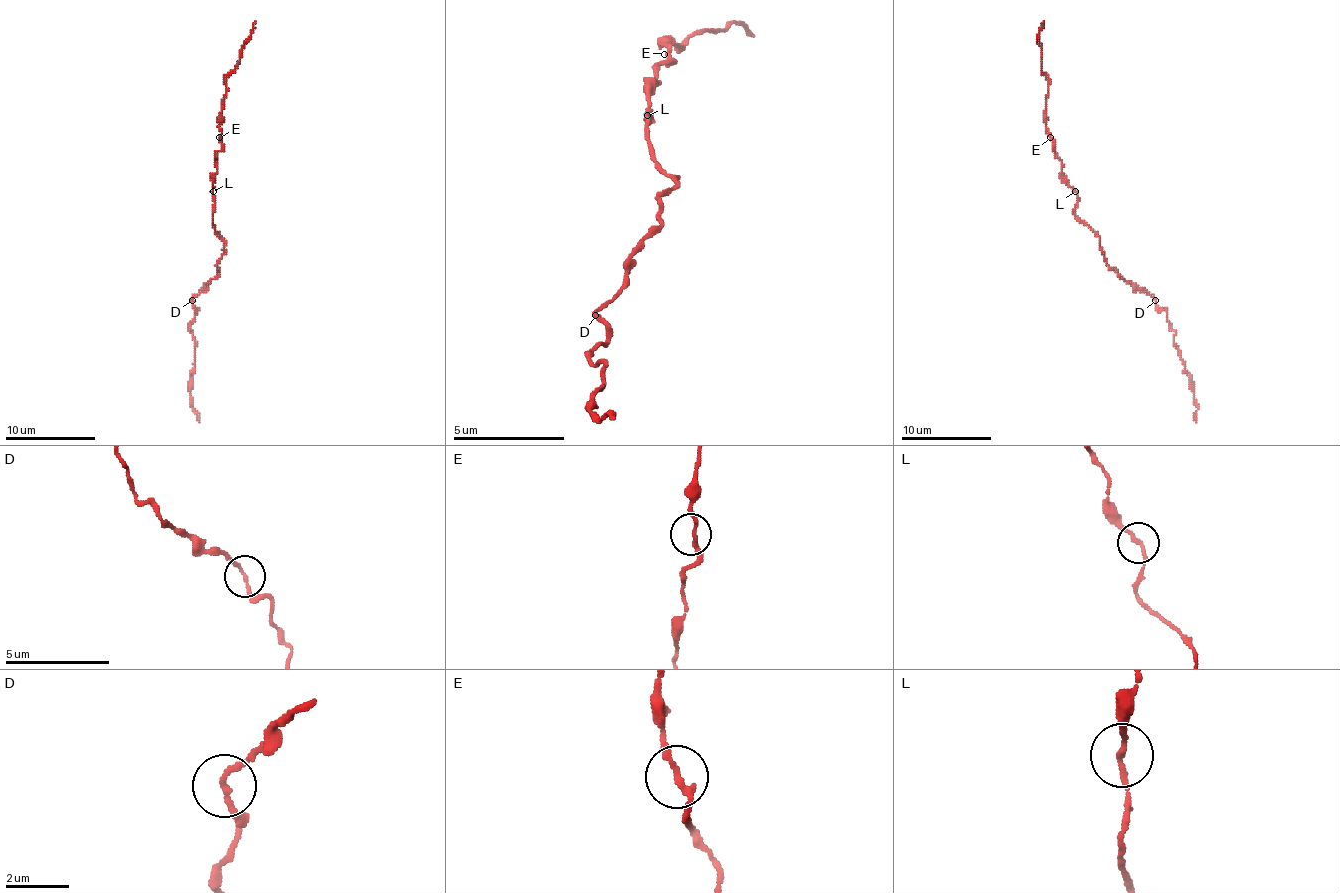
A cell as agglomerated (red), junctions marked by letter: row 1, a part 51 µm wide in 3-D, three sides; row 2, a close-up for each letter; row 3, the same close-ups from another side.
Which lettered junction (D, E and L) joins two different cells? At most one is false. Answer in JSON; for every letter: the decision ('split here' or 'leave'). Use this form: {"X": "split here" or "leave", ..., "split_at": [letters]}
{"D": "leave", "E": "leave", "L": "leave", "split_at": []}

